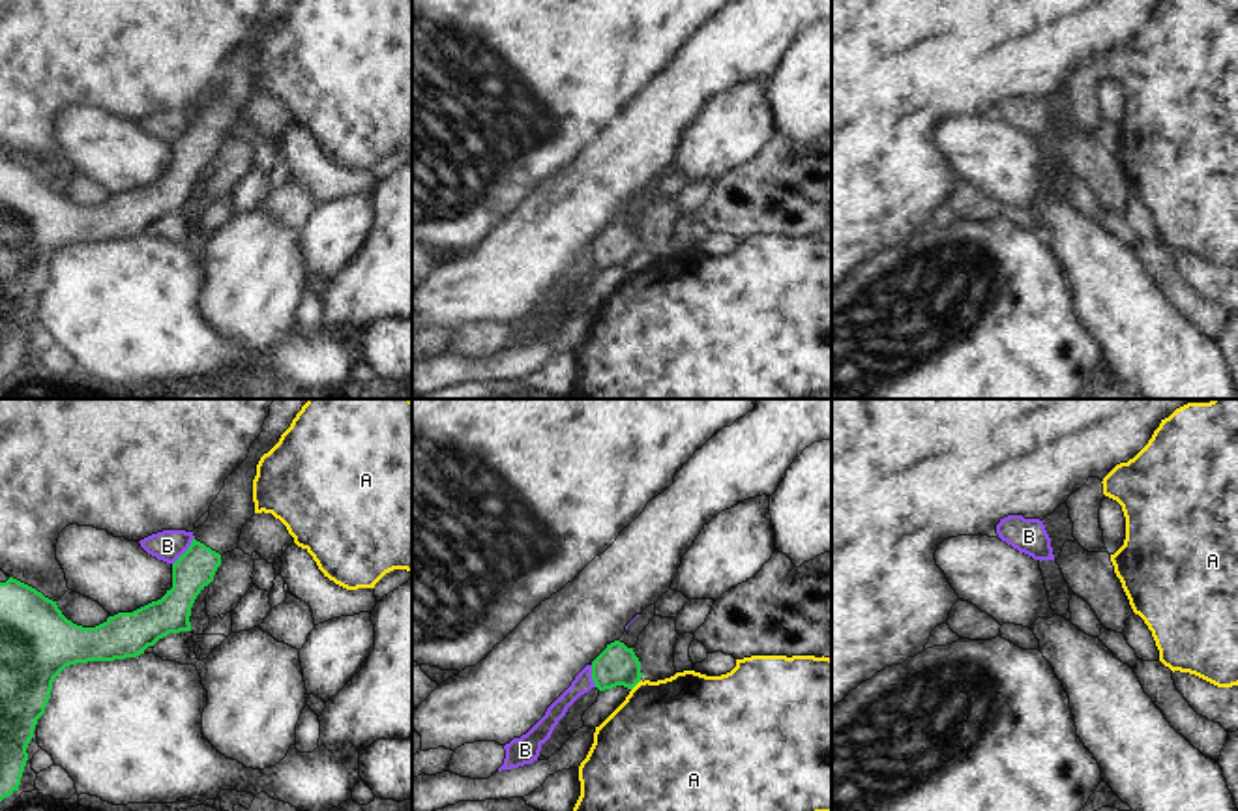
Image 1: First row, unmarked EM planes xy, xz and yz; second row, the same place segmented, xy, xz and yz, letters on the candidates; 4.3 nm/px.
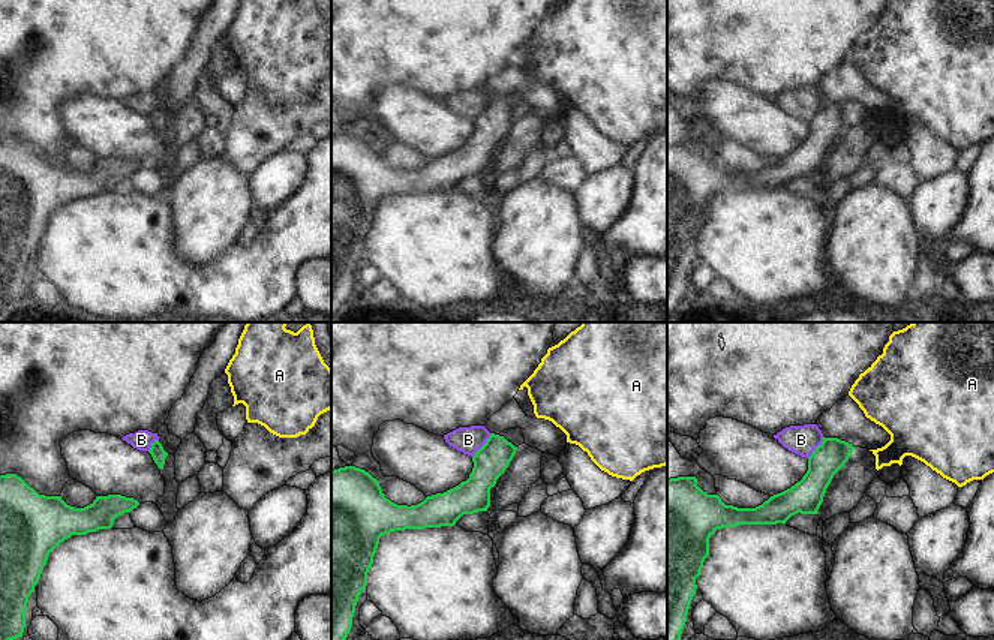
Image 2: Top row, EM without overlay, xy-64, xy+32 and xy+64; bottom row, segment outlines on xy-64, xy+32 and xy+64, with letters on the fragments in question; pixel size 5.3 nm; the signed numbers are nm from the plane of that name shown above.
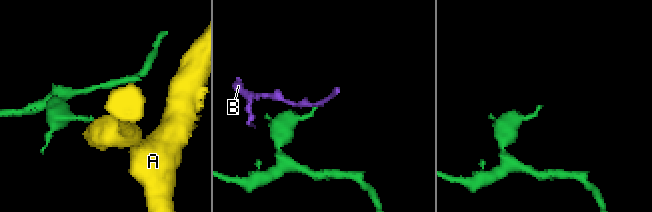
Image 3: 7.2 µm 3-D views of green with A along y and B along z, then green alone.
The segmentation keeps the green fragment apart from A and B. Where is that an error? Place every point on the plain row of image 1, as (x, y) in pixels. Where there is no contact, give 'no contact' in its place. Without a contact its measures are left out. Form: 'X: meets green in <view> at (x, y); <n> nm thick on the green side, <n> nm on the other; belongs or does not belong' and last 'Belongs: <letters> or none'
A: meets green in xz at (635, 265); 180 nm thick on the green side, 460 nm on the other; does not belong
B: meets green in xy at (186, 132); 170 nm thick on the green side, 140 nm on the other; does not belong
Belongs: none

